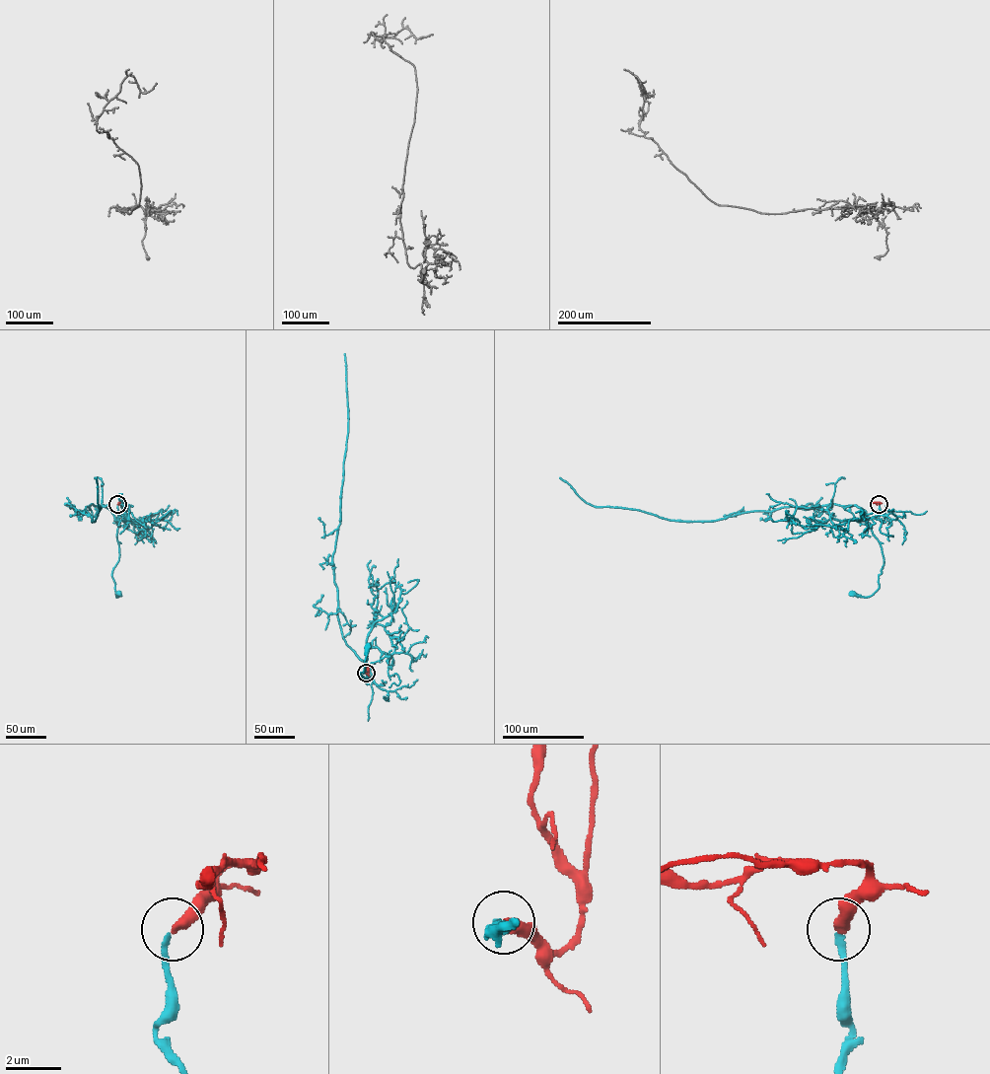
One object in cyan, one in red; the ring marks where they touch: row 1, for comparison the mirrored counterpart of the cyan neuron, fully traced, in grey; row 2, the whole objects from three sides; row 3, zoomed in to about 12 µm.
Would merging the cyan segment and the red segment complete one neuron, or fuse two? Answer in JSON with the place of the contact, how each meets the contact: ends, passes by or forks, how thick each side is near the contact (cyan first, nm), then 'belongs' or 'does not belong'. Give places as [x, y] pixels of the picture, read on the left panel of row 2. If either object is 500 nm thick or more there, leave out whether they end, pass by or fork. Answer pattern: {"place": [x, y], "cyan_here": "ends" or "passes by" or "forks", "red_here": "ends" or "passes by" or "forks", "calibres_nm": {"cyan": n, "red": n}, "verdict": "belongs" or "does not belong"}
{"place": [117, 504], "cyan_here": "ends", "red_here": "ends", "calibres_nm": {"cyan": 200, "red": 380}, "verdict": "belongs"}

